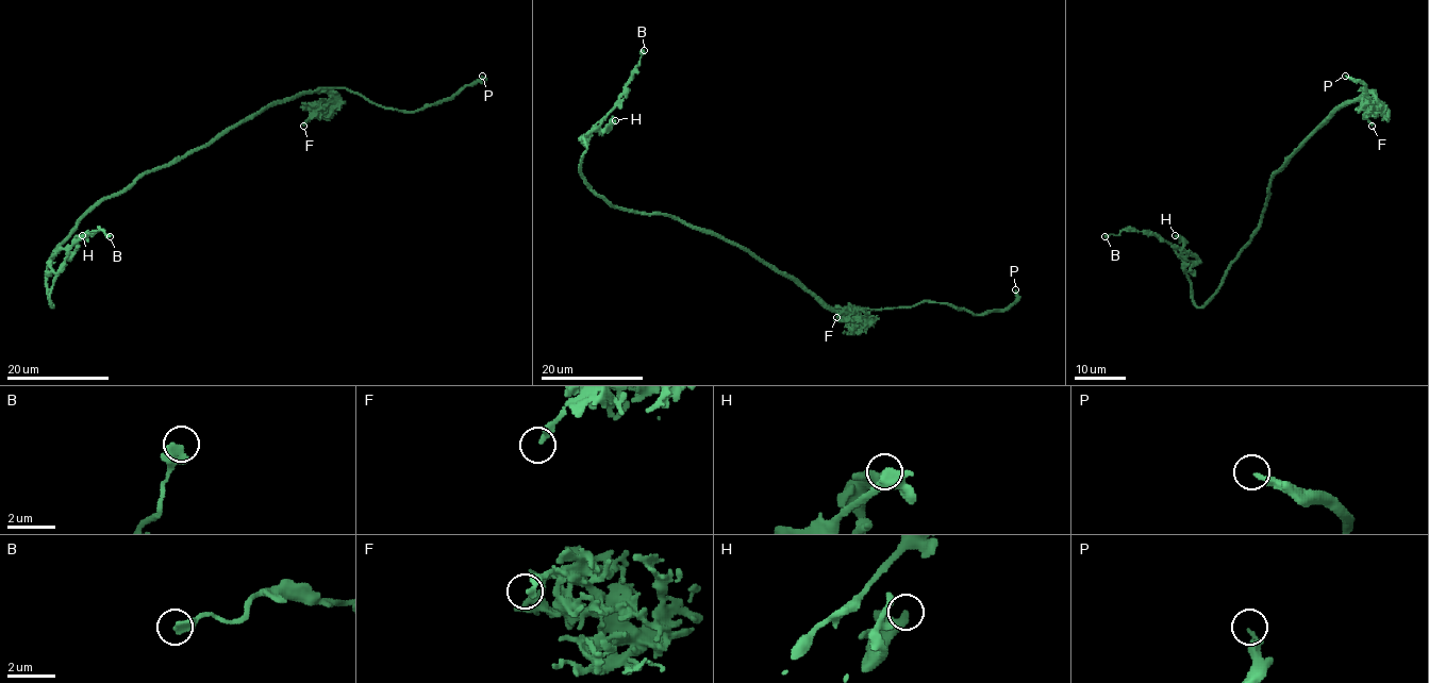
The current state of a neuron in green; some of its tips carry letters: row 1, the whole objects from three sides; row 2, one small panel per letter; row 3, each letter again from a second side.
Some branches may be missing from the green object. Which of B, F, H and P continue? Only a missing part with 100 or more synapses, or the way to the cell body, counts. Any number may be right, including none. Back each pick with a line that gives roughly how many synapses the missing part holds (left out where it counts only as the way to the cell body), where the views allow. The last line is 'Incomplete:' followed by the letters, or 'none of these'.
Incomplete: P

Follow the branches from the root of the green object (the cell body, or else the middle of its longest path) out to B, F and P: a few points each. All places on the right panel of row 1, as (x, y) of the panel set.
B: (1288, 160), (1274, 173), (1257, 233), (1201, 306), (1195, 304), (1184, 262), (1169, 244), (1144, 231), (1105, 236)
F: (1288, 160), (1341, 106), (1355, 101), (1364, 93), (1374, 95), (1374, 106), (1367, 118), (1372, 126)
P: (1288, 160), (1341, 106), (1369, 90), (1361, 88), (1363, 103), (1357, 109), (1369, 101), (1365, 87), (1345, 76)

